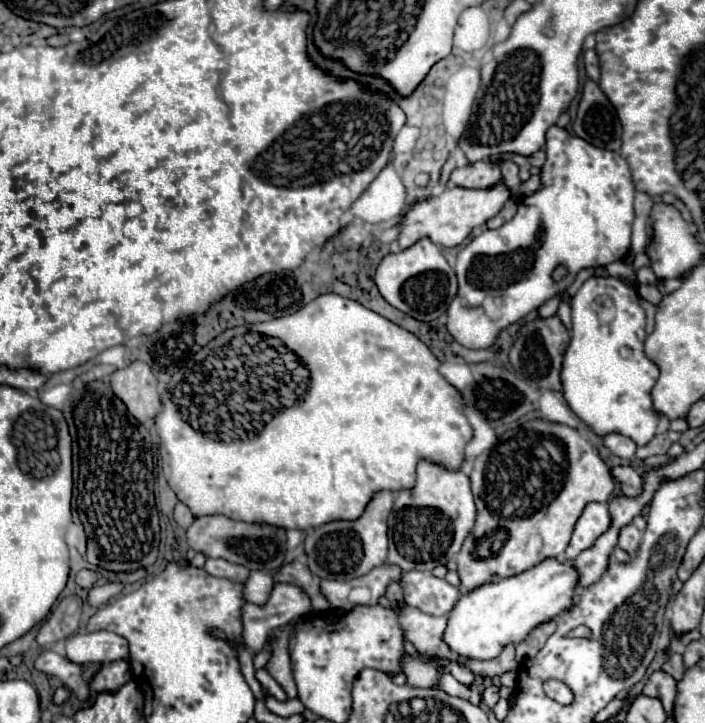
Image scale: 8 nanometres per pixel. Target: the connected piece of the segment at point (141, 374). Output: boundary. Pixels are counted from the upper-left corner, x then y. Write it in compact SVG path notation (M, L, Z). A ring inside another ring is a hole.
M132 362L126 368L112 372L110 386L136 420L144 422L160 412L156 378L146 362Z

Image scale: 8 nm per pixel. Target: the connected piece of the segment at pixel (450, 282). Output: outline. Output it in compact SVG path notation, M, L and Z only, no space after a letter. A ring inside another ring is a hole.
M428 238L418 240L414 246L400 250L396 254L384 256L380 262L374 282L382 294L382 298L398 308L400 312L420 320L420 322L432 322L438 320L450 306L452 298L456 296L456 274L448 266L446 258L442 256L440 248L430 242Z

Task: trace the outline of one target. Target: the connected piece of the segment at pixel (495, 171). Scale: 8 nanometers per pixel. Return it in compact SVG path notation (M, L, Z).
M476 162L464 168L456 168L450 176L452 186L460 188L472 188L472 190L488 190L502 182L500 166L492 162Z

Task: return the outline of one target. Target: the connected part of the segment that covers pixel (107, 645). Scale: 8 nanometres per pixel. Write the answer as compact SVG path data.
M108 630L80 632L66 640L66 658L74 664L106 664L128 658L128 642Z

